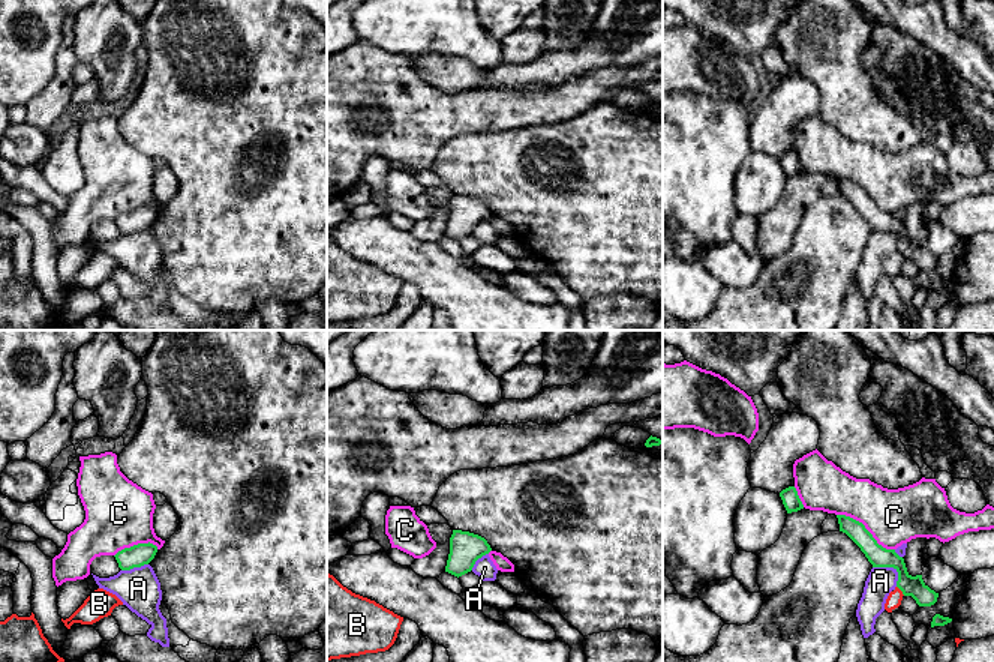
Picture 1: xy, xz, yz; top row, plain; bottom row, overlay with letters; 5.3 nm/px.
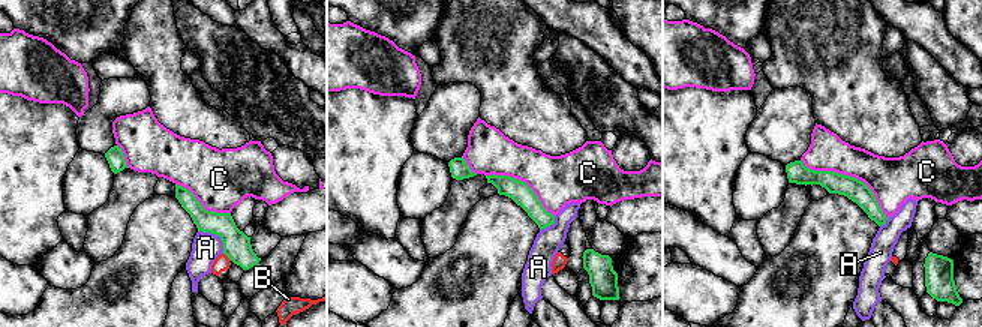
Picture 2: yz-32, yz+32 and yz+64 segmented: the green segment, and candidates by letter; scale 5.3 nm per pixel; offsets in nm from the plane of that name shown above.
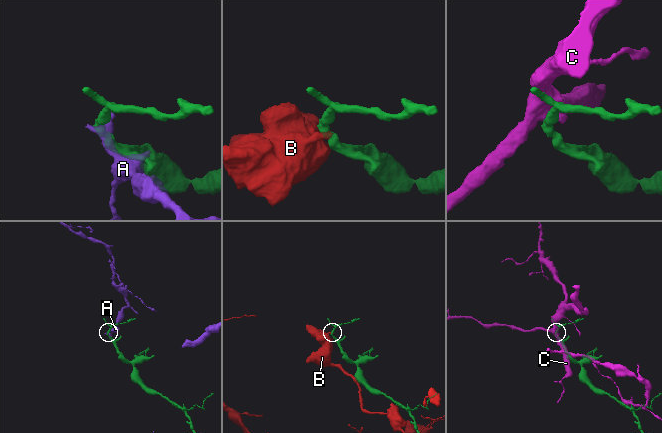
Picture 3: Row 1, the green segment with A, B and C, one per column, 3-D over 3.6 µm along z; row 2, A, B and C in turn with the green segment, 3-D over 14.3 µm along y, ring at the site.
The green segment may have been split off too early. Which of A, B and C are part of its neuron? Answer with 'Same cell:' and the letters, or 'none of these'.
Same cell: none of these

